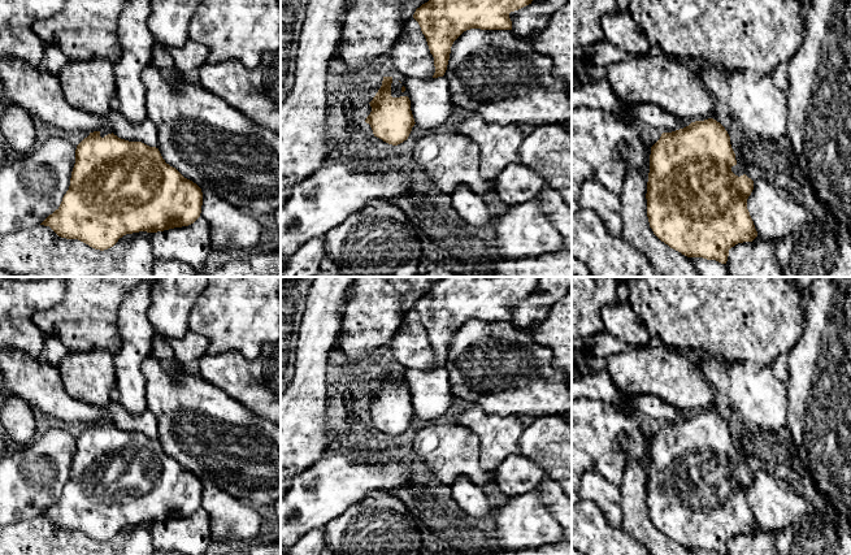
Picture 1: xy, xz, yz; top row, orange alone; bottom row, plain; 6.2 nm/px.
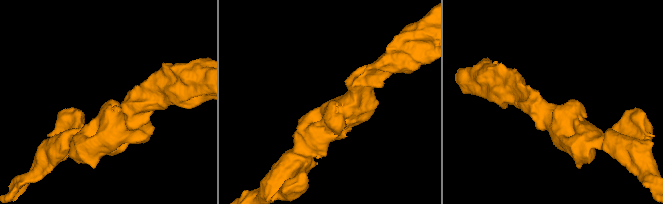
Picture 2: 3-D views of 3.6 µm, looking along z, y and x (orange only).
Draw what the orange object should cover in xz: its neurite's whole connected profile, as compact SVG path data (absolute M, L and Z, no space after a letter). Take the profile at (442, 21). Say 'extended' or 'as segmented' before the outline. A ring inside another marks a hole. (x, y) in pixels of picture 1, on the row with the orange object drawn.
as segmented; M429 0L416 9L418 22L434 57L433 78L443 77L453 42L466 30L512 30L509 13L533 0Z

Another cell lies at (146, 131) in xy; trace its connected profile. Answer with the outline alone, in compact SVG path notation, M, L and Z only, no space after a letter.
M0 58L0 116L10 105L22 107L43 131L94 133L109 125L121 139L159 148L157 127L149 118L134 123L117 109L108 116L84 112L66 101L57 74L17 58Z

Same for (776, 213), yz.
M764 179L754 181L747 209L757 235L772 243L795 234L811 218L807 208L793 194Z

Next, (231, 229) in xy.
M201 188L200 216L209 224L210 246L221 251L256 251L261 238L261 225L255 214L238 209L214 191Z

